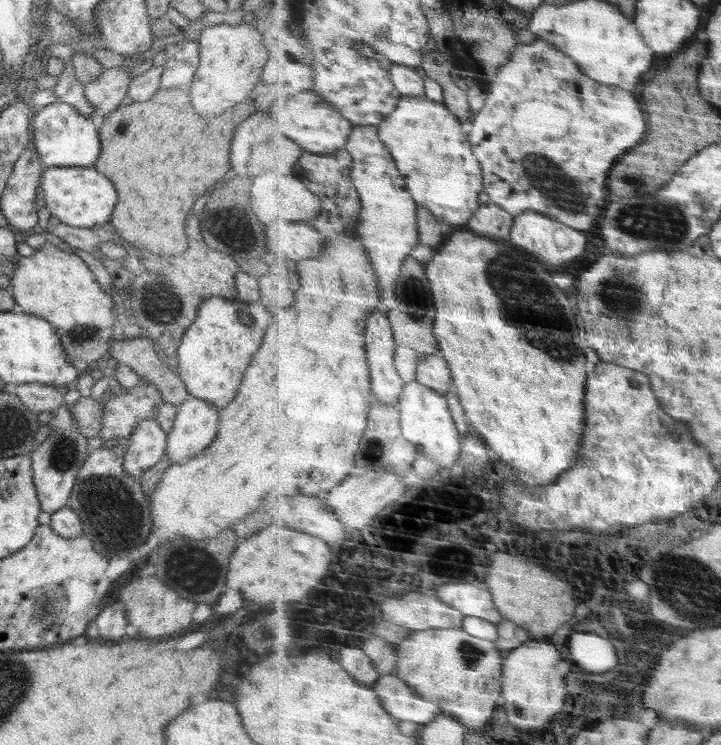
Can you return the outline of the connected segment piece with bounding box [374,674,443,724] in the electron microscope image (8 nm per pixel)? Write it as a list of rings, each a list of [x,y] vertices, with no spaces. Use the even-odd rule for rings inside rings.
[[[397,674],[383,675],[374,686],[384,700],[384,708],[388,708],[388,712],[401,721],[430,724],[443,710],[435,701],[426,700]]]

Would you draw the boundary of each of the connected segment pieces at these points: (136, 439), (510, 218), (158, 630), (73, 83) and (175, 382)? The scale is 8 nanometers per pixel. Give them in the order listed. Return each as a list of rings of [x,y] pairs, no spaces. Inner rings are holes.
[[[155,418],[141,420],[124,446],[123,469],[125,472],[130,476],[139,477],[143,470],[148,470],[148,468],[152,468],[152,466],[158,464],[165,456],[167,436],[168,434],[164,433],[163,428],[160,428]]]
[[[488,202],[476,212],[466,230],[476,230],[485,237],[510,238],[514,223],[515,216],[510,211],[499,204]]]
[[[148,576],[144,578],[129,578],[124,582],[124,587],[119,591],[119,602],[124,604],[129,624],[135,625],[138,634],[146,638],[162,638],[180,634],[192,624],[194,608],[196,604],[192,600],[180,598],[177,592],[170,590],[166,584],[162,584],[158,578]]]
[[[68,58],[68,68],[65,67],[58,76],[58,81],[52,91],[58,101],[71,104],[82,116],[92,117],[95,108],[88,102],[84,90],[85,85],[76,78],[74,71]]]
[[[145,337],[117,338],[110,344],[111,348],[108,356],[114,357],[118,363],[125,364],[132,371],[138,374],[138,377],[146,384],[147,388],[156,388],[156,392],[160,394],[163,402],[179,406],[189,398],[189,392],[182,380],[177,377],[172,368],[160,358],[154,351],[154,342]]]

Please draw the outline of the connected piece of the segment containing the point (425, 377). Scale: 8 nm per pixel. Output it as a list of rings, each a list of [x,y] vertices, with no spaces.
[[[440,353],[422,355],[417,381],[447,395],[450,388],[454,386],[454,380],[452,380],[452,370],[448,366],[448,360],[440,356],[442,356]]]

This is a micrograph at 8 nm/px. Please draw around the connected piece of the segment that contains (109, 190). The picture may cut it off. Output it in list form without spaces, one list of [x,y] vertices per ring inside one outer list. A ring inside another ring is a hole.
[[[93,166],[90,168],[48,167],[41,174],[40,183],[45,206],[50,210],[51,216],[76,228],[92,228],[108,223],[118,200],[118,194],[111,180],[98,173]]]

